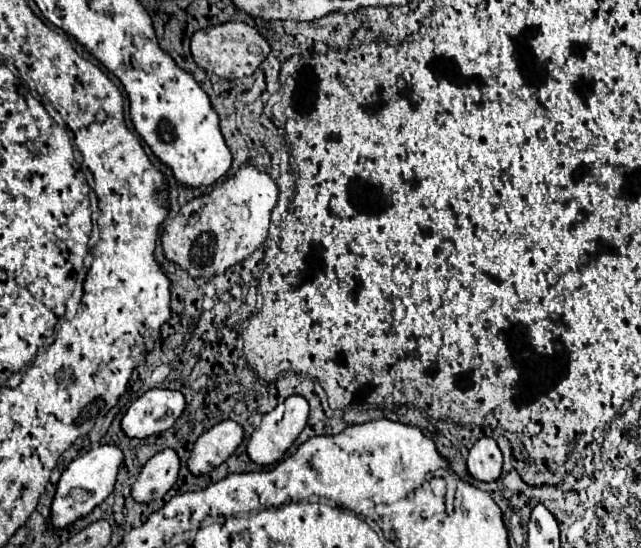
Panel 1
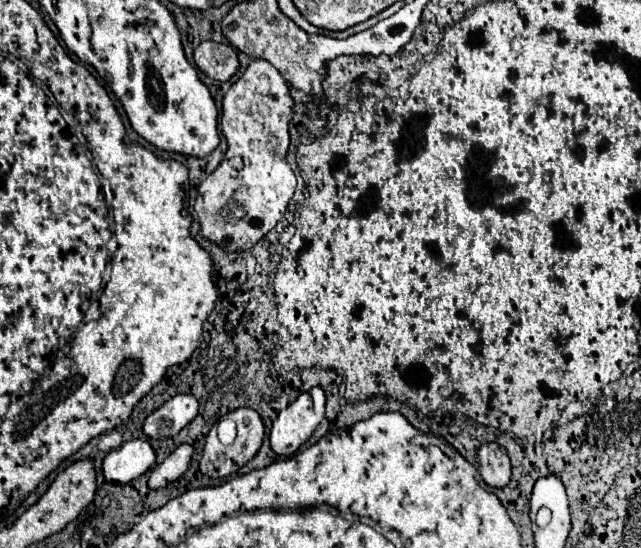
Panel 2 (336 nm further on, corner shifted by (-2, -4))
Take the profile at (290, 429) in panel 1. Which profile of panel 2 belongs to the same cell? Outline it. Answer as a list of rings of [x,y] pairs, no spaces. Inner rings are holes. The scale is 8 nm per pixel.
[[[316,386],[288,404],[272,422],[270,448],[278,456],[294,456],[324,418],[324,402],[326,396]]]

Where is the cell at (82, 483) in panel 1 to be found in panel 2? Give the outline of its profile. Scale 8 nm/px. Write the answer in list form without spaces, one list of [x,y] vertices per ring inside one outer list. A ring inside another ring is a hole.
[[[128,440],[118,450],[112,450],[102,460],[102,474],[106,482],[126,484],[142,476],[154,464],[156,456],[146,440]]]

